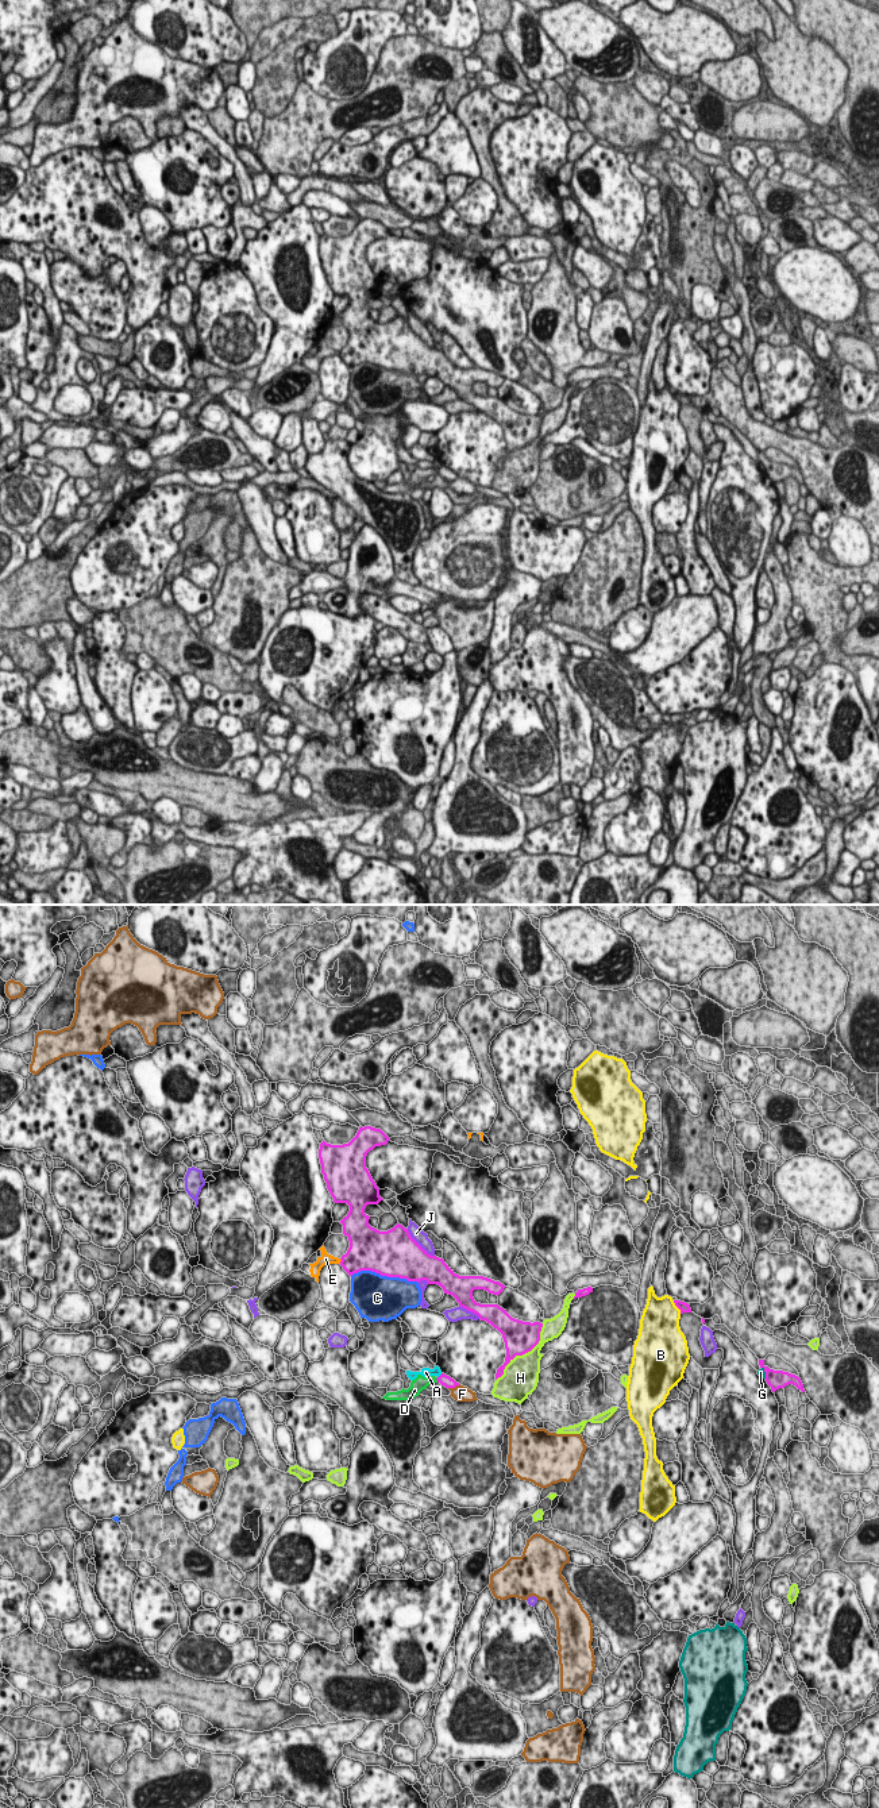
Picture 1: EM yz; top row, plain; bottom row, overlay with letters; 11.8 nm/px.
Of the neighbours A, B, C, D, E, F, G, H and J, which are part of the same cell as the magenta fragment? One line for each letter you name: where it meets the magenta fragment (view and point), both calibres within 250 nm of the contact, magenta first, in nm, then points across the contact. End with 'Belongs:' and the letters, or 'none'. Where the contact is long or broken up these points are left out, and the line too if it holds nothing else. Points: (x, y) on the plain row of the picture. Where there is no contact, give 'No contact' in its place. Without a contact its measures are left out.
D: Touches magenta at yz (436, 471). Thickness 140 nm (magenta) against 170 nm. Path across: yz (447, 474), (436, 471), (420, 475)
Belongs: D

